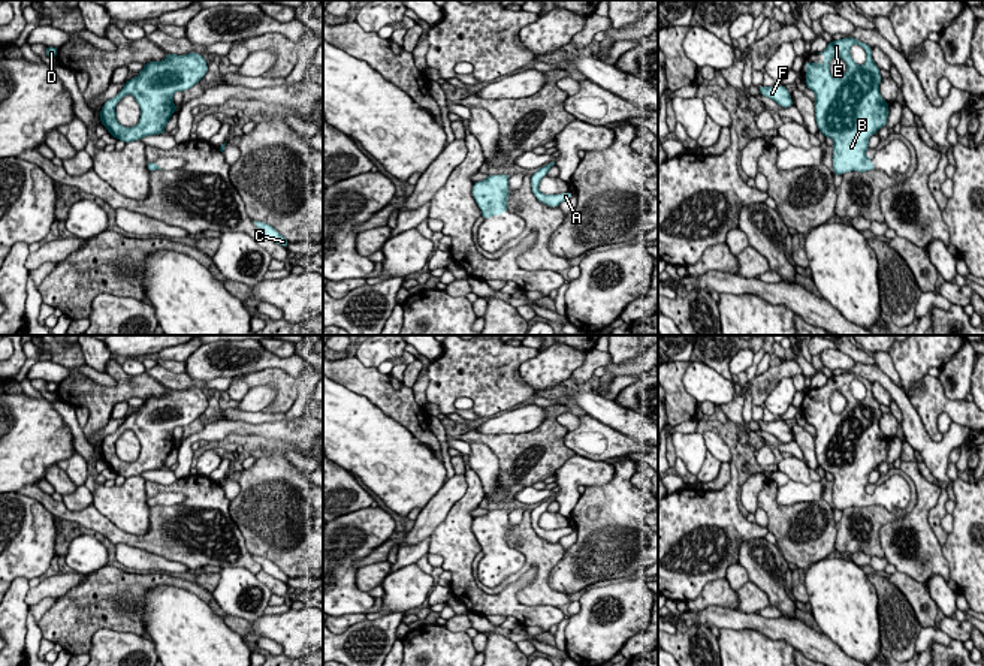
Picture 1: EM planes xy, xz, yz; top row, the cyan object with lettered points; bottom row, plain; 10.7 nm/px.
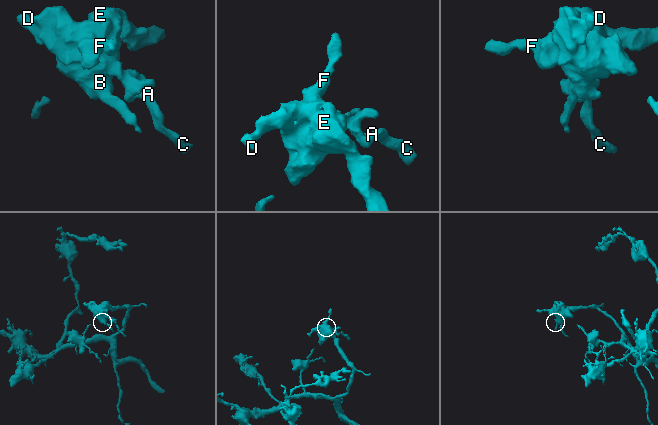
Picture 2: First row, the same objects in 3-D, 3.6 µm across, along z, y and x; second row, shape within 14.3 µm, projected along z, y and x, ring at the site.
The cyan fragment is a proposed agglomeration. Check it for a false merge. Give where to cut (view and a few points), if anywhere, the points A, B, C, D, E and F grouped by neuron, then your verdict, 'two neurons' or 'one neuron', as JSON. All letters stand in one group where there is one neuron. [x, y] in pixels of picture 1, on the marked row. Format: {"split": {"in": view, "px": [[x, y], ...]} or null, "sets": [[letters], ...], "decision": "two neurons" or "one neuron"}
{"split": null, "sets": [["A", "B", "C", "D", "E", "F"]], "decision": "one neuron"}

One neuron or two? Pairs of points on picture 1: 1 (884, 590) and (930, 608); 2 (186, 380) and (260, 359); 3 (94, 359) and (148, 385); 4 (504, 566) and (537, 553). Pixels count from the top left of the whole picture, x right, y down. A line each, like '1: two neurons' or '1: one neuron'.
1: two neurons
2: two neurons
3: two neurons
4: two neurons

